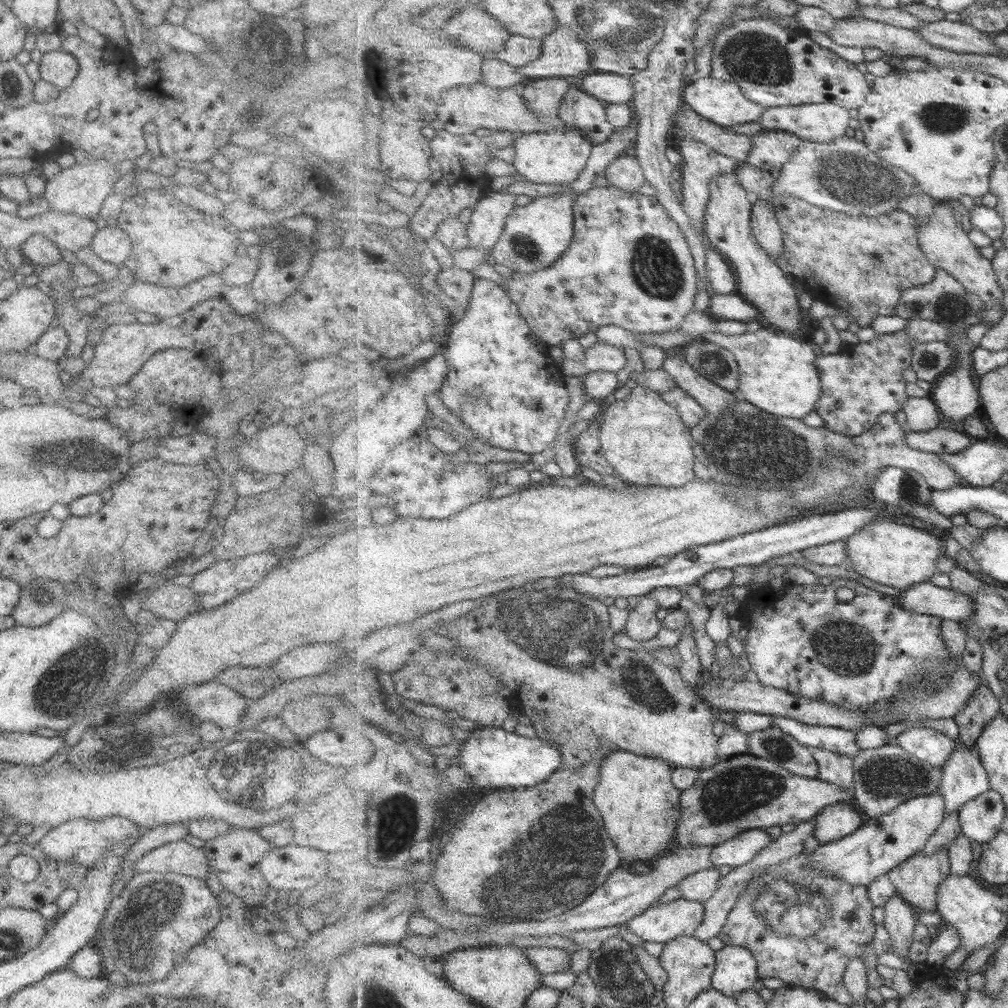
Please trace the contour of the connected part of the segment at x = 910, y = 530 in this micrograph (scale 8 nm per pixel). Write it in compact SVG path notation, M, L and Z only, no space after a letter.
M884 518L868 524L864 530L846 541L849 560L854 570L873 581L898 588L912 588L914 584L930 582L938 572L938 560L942 552L942 537L917 527L888 521Z

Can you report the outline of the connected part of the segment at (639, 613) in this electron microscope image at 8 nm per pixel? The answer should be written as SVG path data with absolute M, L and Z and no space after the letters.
M653 593L639 598L637 606L630 611L627 630L628 635L641 643L654 640L663 628L663 621L658 619L658 610L662 604Z

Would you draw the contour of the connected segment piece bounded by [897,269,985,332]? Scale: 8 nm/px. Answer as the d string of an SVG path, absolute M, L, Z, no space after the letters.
M939 269L934 282L913 289L906 289L903 292L902 303L898 306L897 314L908 321L918 318L934 320L946 325L951 332L954 332L981 324L985 305L979 299L953 274Z

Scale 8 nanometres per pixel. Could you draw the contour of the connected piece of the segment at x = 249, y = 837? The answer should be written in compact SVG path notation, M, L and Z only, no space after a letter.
M231 826L226 834L206 841L203 849L208 857L209 868L216 872L226 890L233 892L250 906L264 905L269 892L269 883L260 870L260 860L275 847L260 836L258 829Z

